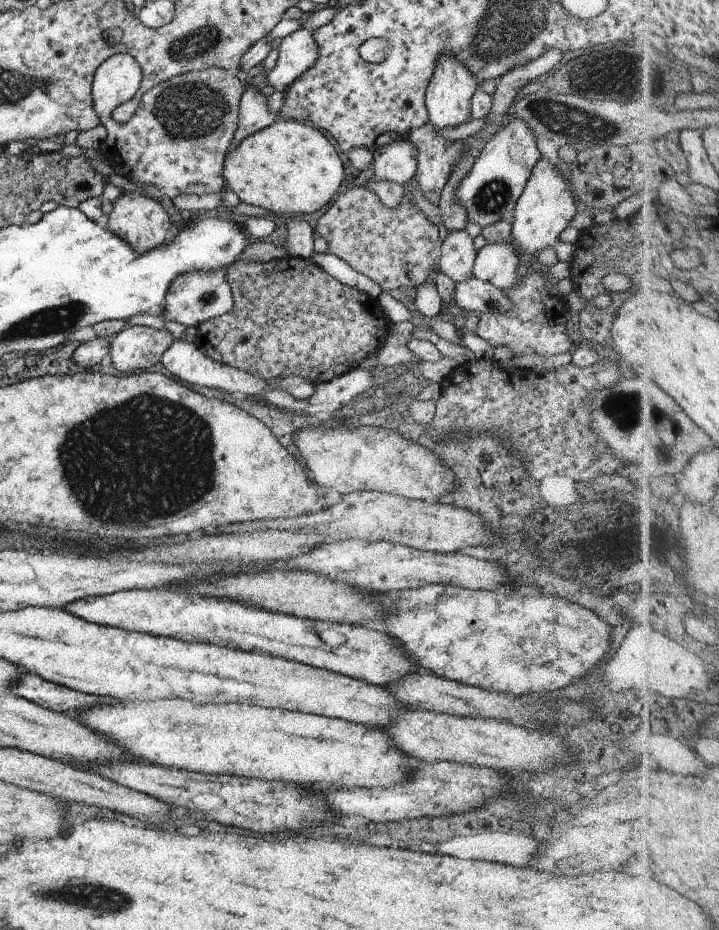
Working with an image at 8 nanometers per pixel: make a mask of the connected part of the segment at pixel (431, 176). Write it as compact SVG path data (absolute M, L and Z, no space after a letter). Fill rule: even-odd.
M427 120L408 132L408 139L417 147L415 178L422 195L436 205L440 199L441 187L446 183L450 170L456 165L465 146L462 140L449 141L435 134Z

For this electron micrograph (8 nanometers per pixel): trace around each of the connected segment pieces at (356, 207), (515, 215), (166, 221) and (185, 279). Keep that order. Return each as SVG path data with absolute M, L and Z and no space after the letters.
M353 186L338 194L319 216L314 229L327 242L327 252L376 282L385 292L416 287L434 268L438 268L440 242L437 225L431 224L417 209L411 195L404 195L396 208L389 208L367 186Z
M540 156L532 166L529 178L525 181L512 210L509 231L511 242L518 250L519 256L523 253L539 253L547 245L553 245L561 230L569 226L569 221L576 211L568 180L559 174L555 165Z
M136 191L120 192L117 200L112 202L107 219L107 229L114 232L116 237L122 238L126 245L131 245L138 253L144 253L154 246L165 243L169 239L170 225L170 218L163 206L157 200Z
M224 270L193 271L175 277L164 296L164 317L184 327L199 327L203 321L227 314L232 309L233 299Z

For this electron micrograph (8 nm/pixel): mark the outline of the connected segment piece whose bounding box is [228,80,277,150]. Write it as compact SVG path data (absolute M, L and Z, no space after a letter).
M247 80L246 90L243 91L238 102L238 127L233 133L232 144L228 150L243 137L269 126L277 118L270 113L268 98L261 94L260 89L255 88L250 81Z

